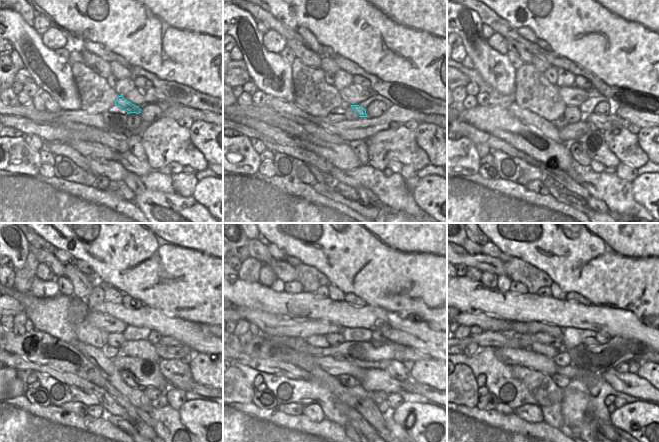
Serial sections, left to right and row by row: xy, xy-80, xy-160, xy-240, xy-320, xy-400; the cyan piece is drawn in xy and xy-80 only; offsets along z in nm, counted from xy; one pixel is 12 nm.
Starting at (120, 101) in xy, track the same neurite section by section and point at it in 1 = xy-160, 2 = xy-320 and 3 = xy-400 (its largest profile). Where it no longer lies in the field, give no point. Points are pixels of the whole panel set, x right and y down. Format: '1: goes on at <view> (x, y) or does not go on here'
1: goes on at xy-160 (610, 122)
2: goes on at xy-320 (408, 353)
3: goes on at xy-400 (650, 356)

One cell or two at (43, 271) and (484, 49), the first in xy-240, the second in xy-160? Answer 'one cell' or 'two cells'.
two cells

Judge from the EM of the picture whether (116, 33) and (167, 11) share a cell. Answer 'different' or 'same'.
same

